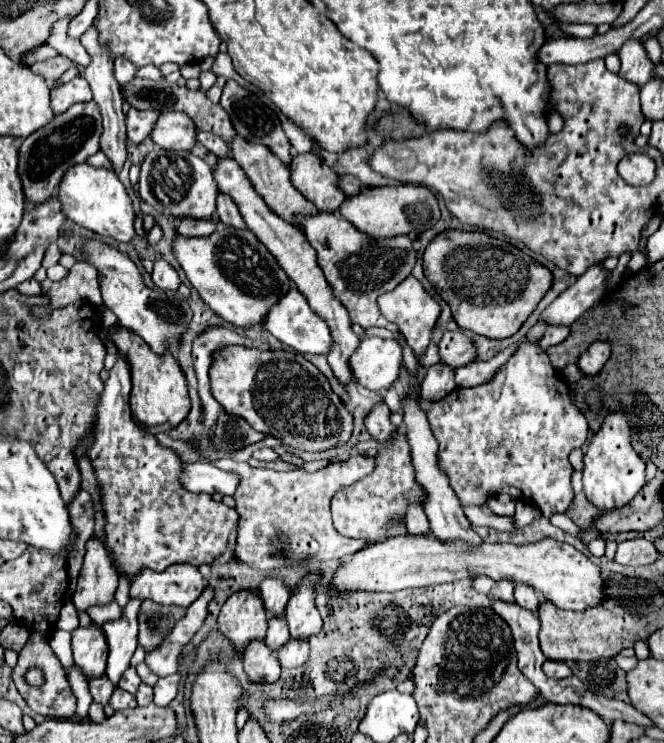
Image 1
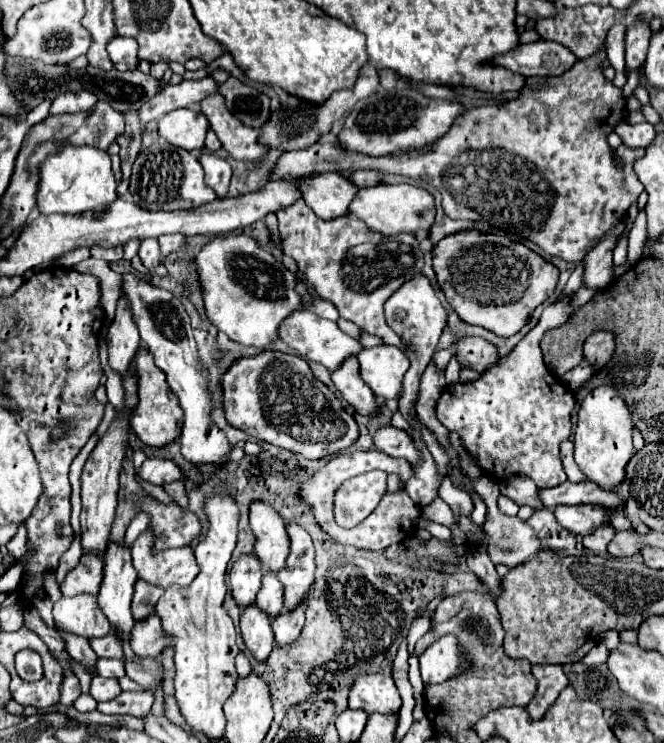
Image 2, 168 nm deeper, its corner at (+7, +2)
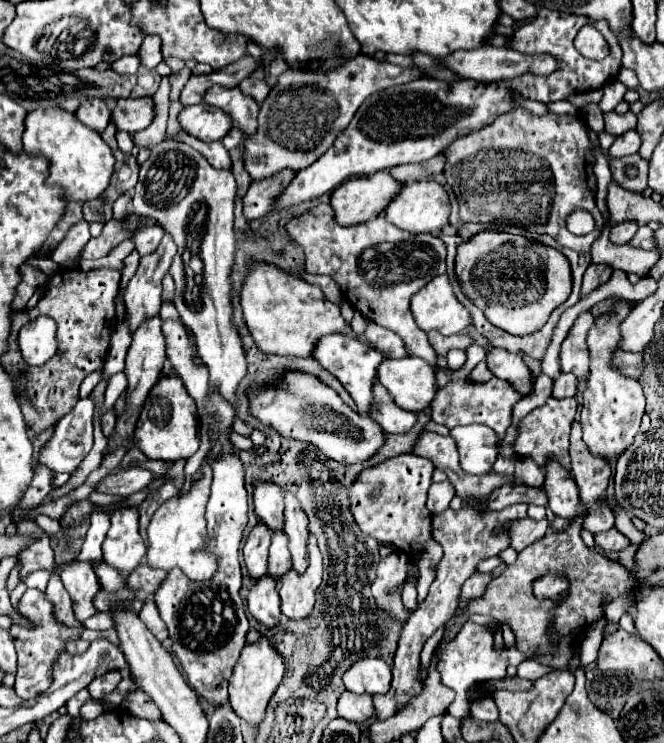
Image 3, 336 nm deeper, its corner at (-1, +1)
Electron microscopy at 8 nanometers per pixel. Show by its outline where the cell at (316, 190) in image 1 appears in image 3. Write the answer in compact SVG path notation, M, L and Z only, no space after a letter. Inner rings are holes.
M377 171L375 175L349 179L335 189L331 195L331 207L339 225L367 223L369 219L381 217L385 205L399 195L399 183L387 173Z

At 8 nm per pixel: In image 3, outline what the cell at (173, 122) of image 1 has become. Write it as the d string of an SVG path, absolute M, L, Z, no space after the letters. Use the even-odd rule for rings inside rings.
M207 103L187 105L179 115L179 123L187 133L195 135L201 141L219 141L233 127L225 111L219 107L209 107Z

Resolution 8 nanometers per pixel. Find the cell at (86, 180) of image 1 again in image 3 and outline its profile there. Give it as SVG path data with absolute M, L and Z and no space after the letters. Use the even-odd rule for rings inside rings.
M39 107L37 111L29 111L25 117L23 147L25 151L45 155L51 161L47 183L61 185L67 201L85 203L99 197L109 187L115 165L113 151L97 131L81 125L81 121L71 111L61 107Z

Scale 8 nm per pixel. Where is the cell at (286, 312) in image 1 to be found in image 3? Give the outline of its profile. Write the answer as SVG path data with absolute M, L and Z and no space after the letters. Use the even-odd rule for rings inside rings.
M327 335L323 337L315 351L313 351L313 357L331 373L335 375L341 385L349 391L349 395L353 397L355 405L357 405L357 411L367 415L371 411L371 405L373 405L373 387L375 387L375 377L377 377L377 367L381 365L381 361L385 359L379 351L375 351L373 347L369 347L367 343L361 343L357 339L349 339L345 335Z

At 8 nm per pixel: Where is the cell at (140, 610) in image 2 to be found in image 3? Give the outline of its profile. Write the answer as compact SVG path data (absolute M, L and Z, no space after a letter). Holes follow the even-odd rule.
M141 563L141 567L137 567L137 571L133 571L133 575L127 577L127 585L131 589L137 589L137 599L145 601L153 591L159 589L161 581L165 579L165 571L157 571L153 567L145 567L145 563Z

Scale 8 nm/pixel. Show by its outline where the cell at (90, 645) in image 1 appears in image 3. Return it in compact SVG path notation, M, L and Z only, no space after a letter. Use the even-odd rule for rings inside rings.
M73 559L71 563L65 563L65 565L63 565L63 569L61 569L61 581L63 581L65 589L69 591L69 595L71 595L71 599L73 599L73 611L75 611L77 619L87 619L87 617L91 617L91 615L95 613L91 599L93 599L93 595L101 589L93 567L91 567L87 561L75 561L75 559Z

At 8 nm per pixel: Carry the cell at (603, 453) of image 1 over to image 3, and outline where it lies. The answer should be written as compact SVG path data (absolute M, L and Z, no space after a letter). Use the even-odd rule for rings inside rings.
M619 297L613 299L615 299L615 311L599 315L587 333L589 377L587 377L587 387L583 391L583 403L579 415L579 421L583 425L583 441L589 445L593 453L605 459L609 459L609 455L619 455L633 443L633 437L639 431L641 417L645 413L645 397L641 383L623 375L613 365L613 353L619 349L621 343L619 325L633 309L633 303Z

